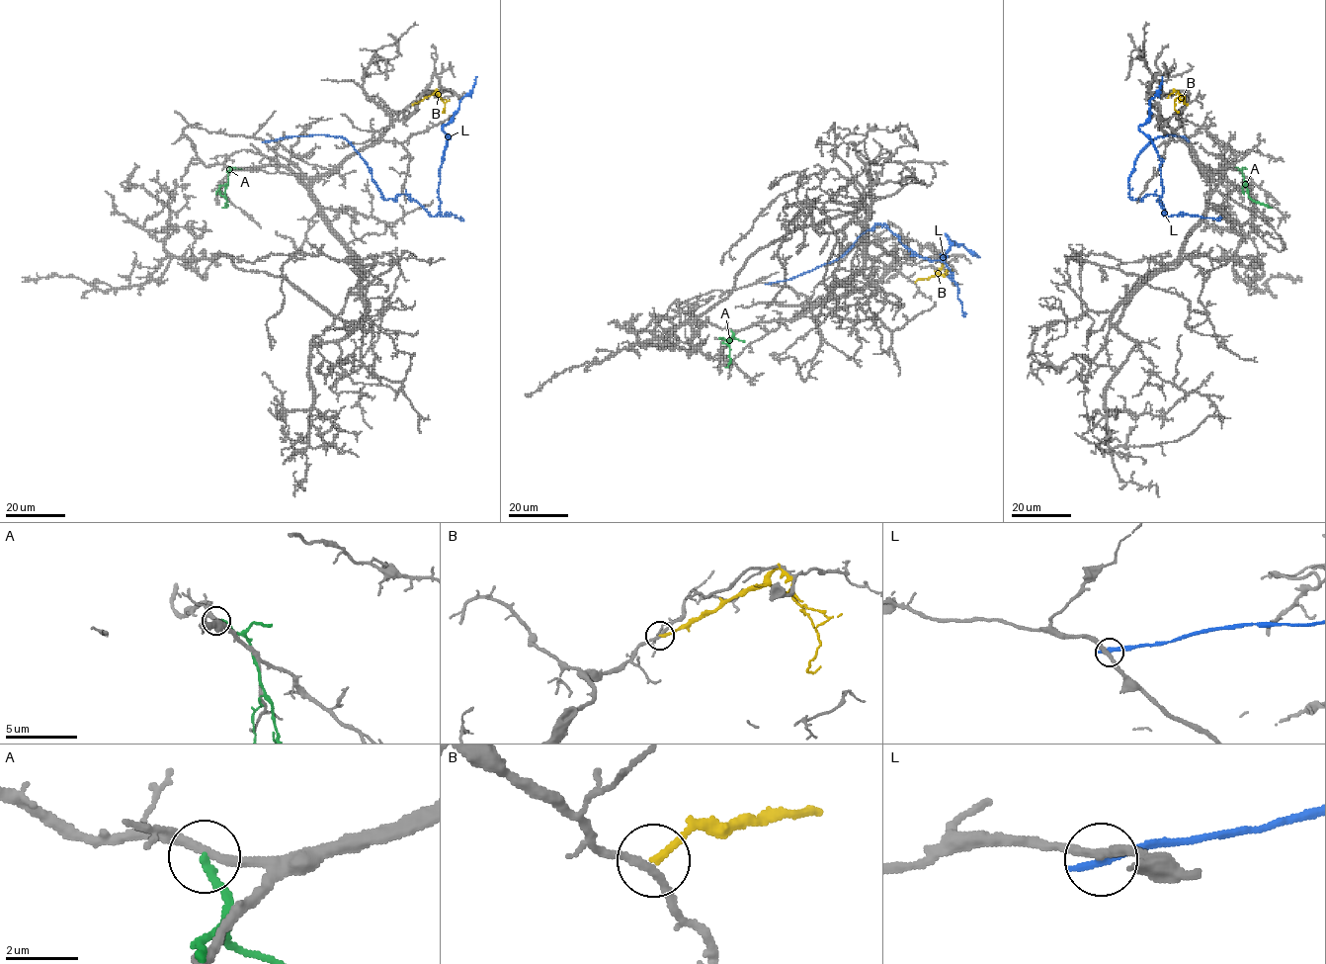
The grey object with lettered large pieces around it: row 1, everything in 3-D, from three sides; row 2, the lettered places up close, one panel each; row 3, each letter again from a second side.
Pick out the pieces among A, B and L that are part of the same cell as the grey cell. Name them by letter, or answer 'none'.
none

